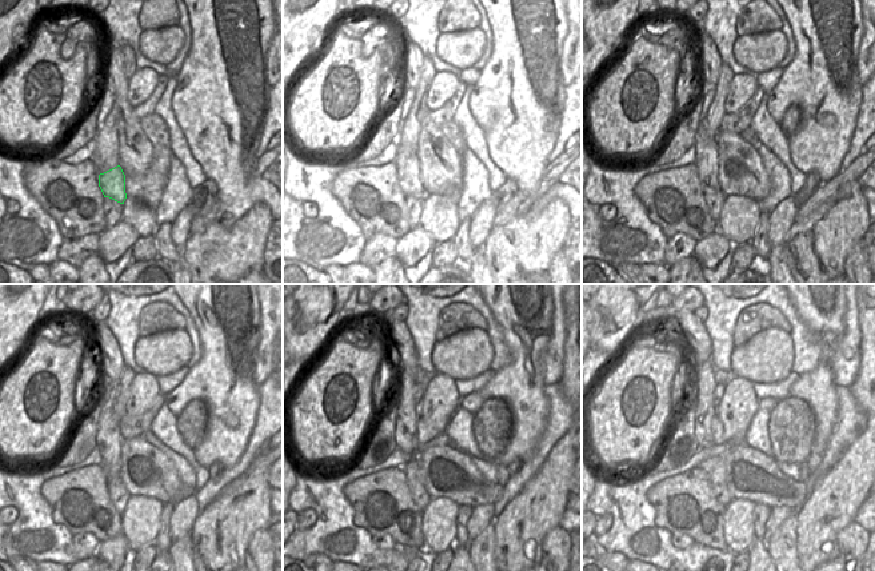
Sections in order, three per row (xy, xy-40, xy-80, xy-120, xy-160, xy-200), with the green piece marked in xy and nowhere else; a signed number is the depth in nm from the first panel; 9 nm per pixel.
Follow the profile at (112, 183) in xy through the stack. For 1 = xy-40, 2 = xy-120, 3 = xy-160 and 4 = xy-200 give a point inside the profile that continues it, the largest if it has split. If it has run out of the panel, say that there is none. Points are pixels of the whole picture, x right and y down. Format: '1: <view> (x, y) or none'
1: xy-40 (408, 170)
2: xy-120 (108, 434)
3: xy-160 (407, 418)
4: xy-200 (704, 383)

